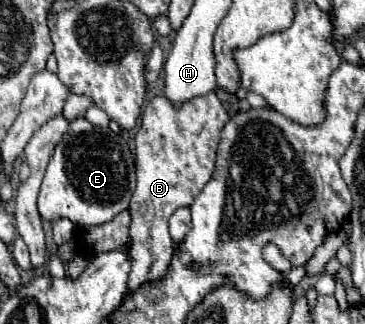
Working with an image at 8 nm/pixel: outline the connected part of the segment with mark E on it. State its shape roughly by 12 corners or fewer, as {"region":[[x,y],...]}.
{"region":[[77,118],[47,164],[47,222],[99,226],[129,208],[125,138]]}

